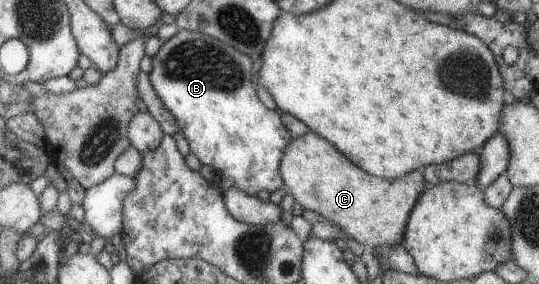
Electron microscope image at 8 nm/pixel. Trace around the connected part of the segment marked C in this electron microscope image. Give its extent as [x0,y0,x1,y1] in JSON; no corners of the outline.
[278,131,426,248]

